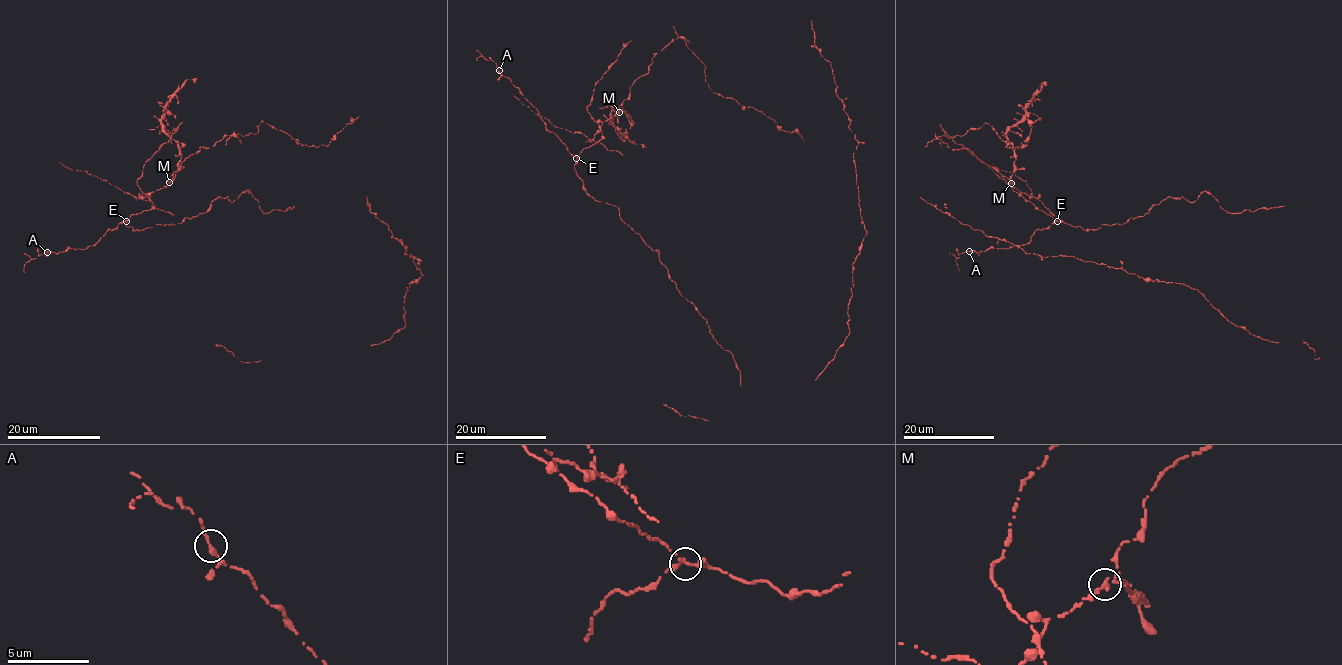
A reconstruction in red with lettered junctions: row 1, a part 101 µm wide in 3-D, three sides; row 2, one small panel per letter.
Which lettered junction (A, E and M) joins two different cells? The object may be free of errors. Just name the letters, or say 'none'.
M

